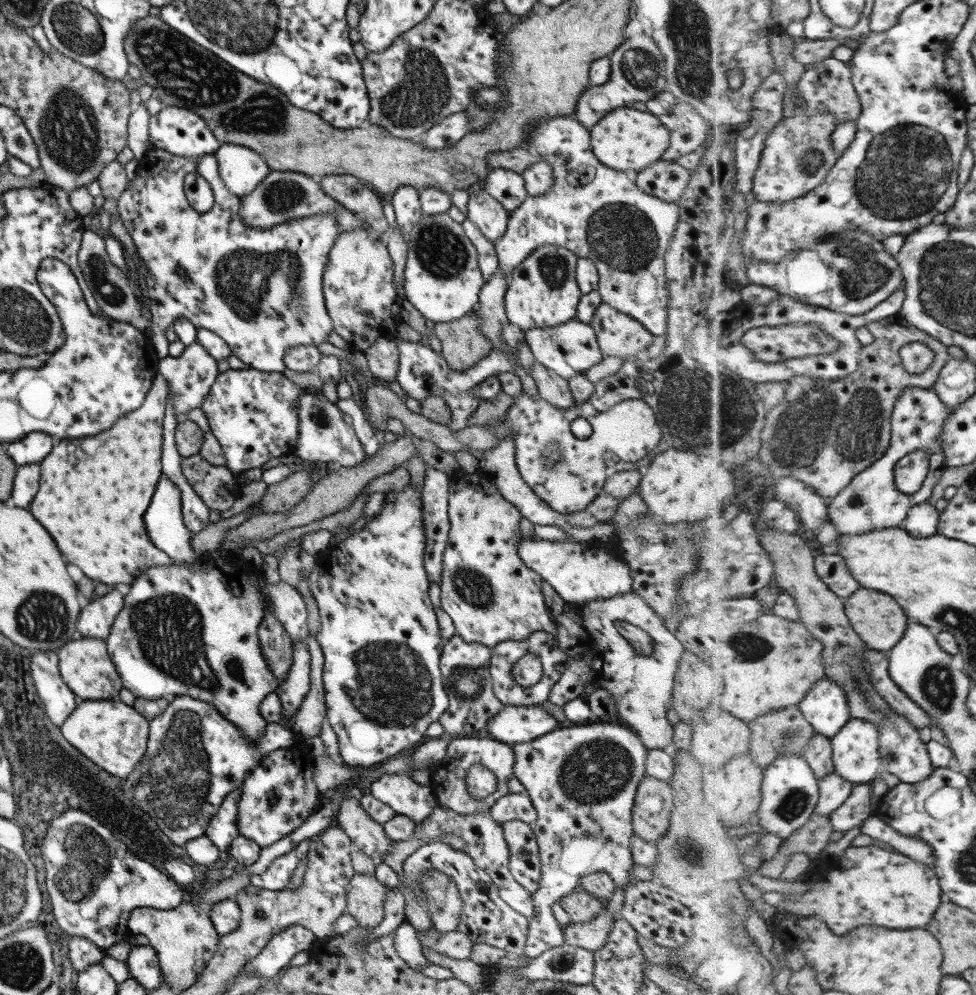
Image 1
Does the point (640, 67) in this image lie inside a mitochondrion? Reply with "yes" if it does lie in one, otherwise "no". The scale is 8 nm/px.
yes

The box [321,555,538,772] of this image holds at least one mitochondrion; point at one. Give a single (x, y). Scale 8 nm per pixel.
(390, 685)

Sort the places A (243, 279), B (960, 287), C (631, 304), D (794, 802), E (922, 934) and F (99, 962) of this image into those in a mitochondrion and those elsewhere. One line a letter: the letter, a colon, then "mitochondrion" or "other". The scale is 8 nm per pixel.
A: mitochondrion
B: mitochondrion
C: other
D: mitochondrion
E: other
F: other

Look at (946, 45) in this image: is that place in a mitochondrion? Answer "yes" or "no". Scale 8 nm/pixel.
no

